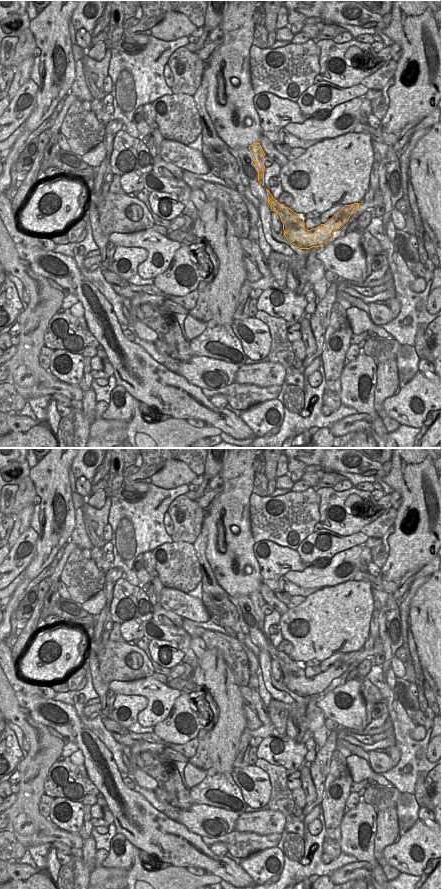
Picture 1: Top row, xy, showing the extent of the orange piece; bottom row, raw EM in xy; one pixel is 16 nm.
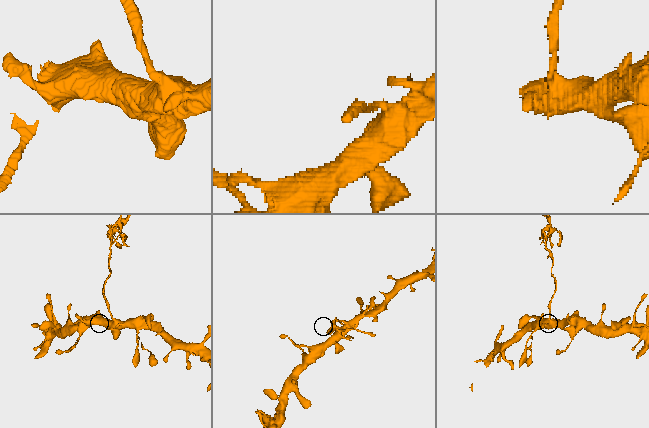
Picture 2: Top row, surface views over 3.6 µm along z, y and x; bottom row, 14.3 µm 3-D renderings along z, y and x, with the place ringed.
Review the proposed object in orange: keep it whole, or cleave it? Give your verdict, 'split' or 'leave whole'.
split

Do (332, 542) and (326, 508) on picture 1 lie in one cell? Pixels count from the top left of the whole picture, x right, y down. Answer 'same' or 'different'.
different

